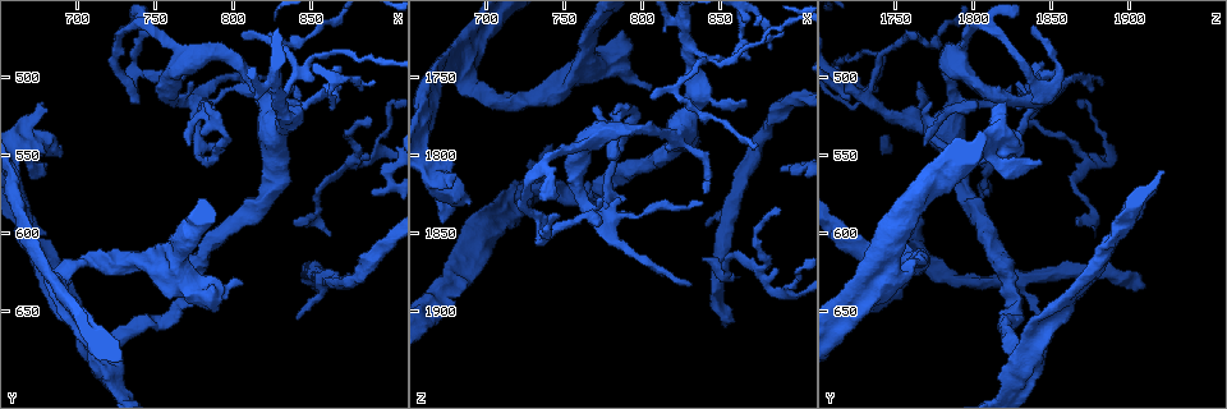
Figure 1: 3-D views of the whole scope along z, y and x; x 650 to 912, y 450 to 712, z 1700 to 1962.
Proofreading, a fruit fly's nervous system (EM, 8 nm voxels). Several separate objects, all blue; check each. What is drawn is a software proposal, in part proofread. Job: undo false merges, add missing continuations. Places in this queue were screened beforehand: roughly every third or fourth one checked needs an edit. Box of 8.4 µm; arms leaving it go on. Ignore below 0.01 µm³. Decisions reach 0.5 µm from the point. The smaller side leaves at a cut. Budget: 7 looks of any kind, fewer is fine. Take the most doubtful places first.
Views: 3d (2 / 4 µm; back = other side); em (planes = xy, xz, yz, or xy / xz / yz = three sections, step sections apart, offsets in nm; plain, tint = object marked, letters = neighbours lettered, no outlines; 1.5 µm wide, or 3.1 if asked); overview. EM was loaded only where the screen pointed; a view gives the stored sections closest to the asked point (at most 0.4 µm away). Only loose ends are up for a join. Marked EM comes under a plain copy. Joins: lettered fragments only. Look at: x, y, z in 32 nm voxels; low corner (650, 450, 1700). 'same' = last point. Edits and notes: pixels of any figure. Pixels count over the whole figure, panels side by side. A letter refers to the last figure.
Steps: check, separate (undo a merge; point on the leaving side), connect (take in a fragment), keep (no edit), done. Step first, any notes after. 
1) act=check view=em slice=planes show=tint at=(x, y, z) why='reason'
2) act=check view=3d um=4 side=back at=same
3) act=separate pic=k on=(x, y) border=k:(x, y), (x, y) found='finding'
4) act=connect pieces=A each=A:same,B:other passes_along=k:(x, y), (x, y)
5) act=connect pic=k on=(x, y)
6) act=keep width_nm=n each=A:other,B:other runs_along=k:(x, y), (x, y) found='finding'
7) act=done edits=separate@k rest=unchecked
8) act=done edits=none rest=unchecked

act=check view=em slice=xy step=4 show=letters at=(852, 634, 1910) why='an open end'

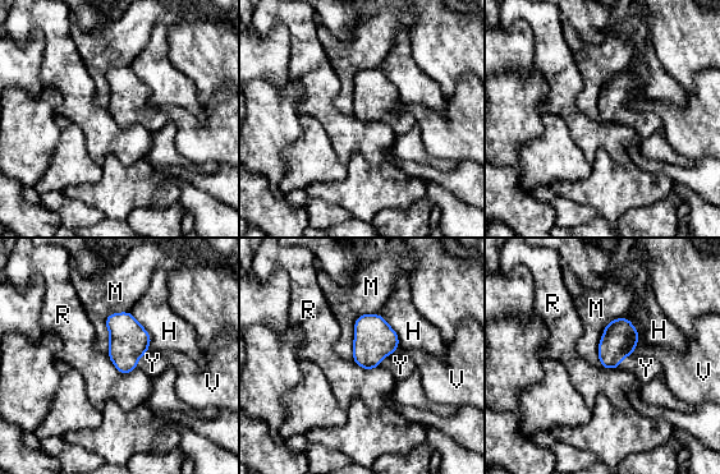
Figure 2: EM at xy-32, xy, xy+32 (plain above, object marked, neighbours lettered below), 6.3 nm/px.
act=check view=em slice=planes show=letters at=same why='cut it another way'

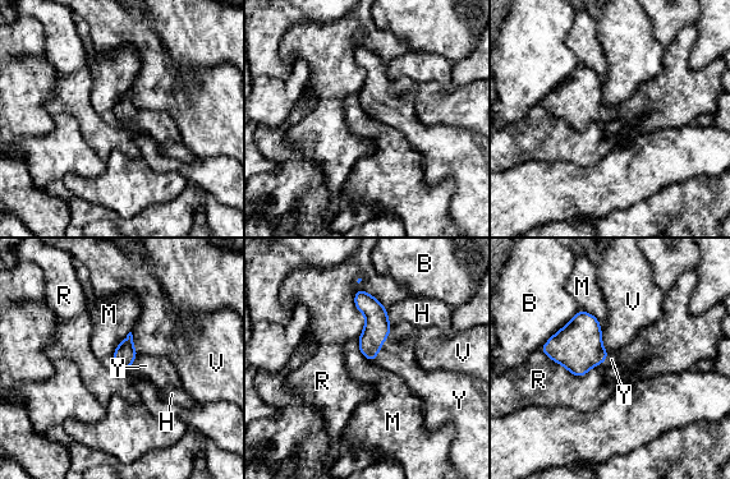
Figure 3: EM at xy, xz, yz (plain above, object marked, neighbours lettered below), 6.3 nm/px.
act=connect pieces=Y each=B:other,H:other,M:other,R:other,V:other,Y:same passes_along=3:(376, 330), (384, 341), (396, 354) found='the neuron continues'

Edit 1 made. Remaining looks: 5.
act=check view=overview

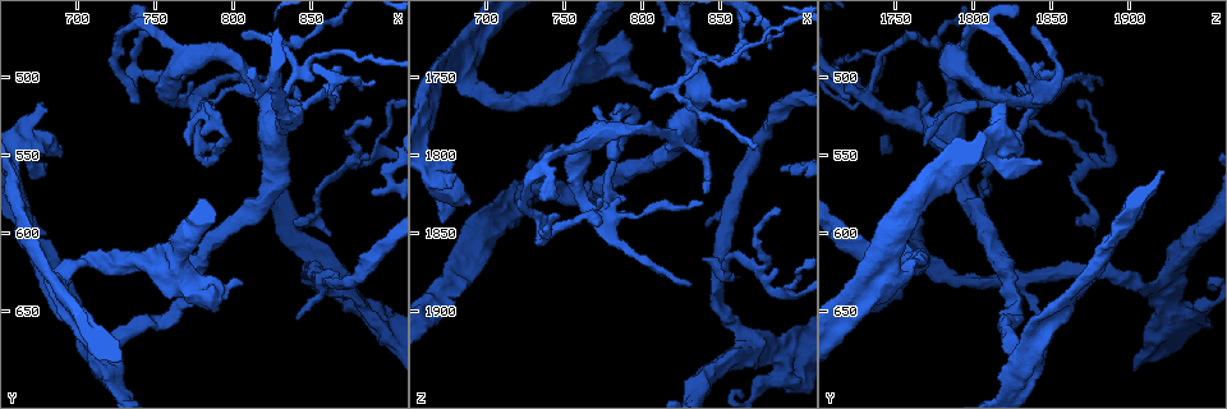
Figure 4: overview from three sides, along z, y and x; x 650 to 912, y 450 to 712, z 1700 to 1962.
act=check view=3d um=4 at=(676, 518, 1822) why='branch stops here'

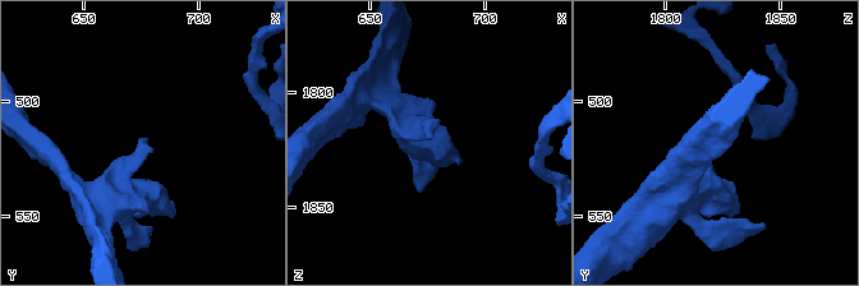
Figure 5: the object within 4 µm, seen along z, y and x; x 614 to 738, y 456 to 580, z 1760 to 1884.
act=check view=em slice=planes show=letters at=(677, 517, 1821) why='need the tissue'

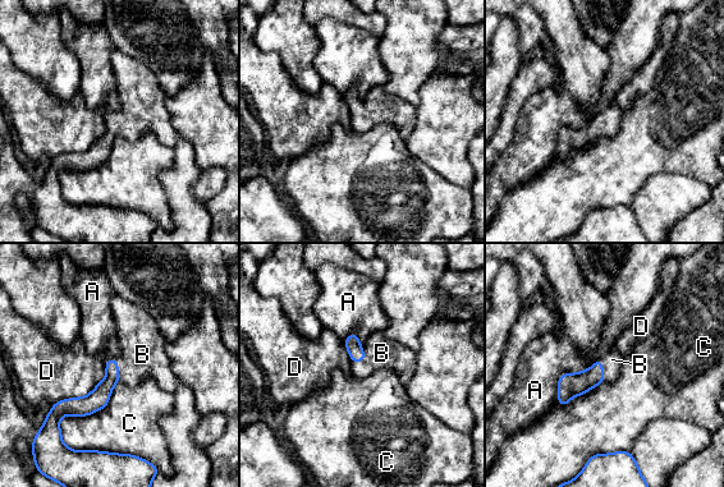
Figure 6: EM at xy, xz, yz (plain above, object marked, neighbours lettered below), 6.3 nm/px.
act=connect pieces=B each=A:other,B:same,C:other,D:other passes_along=6:(569, 385), (603, 368), (612, 359) found='it goes on there'

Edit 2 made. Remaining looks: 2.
act=done edits=connect@3,connect@6 rest=unchecked

